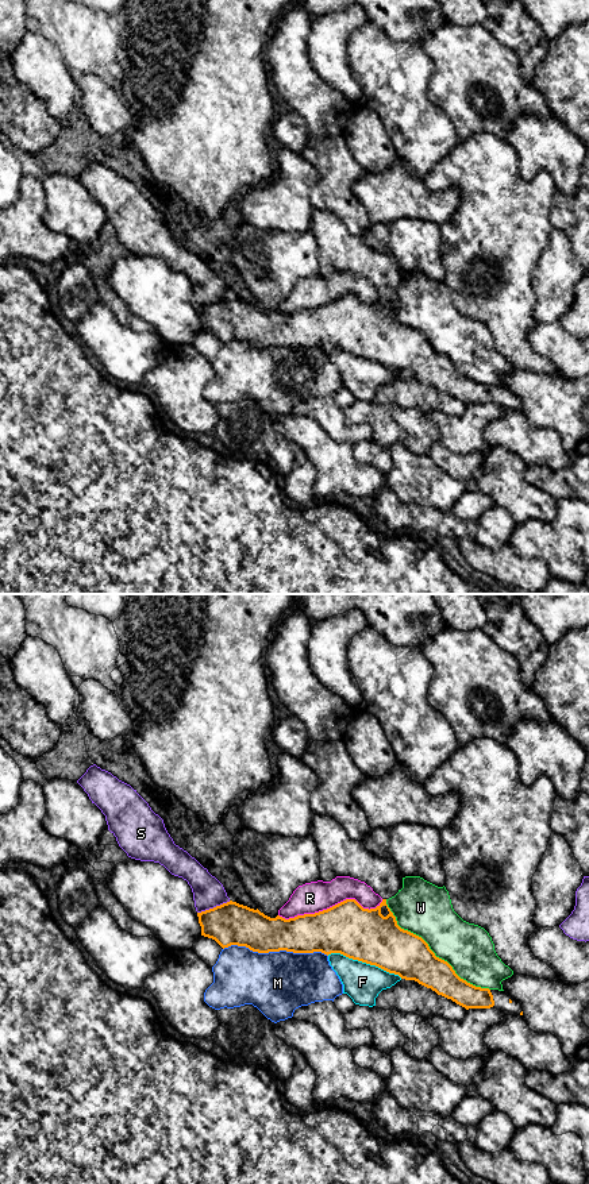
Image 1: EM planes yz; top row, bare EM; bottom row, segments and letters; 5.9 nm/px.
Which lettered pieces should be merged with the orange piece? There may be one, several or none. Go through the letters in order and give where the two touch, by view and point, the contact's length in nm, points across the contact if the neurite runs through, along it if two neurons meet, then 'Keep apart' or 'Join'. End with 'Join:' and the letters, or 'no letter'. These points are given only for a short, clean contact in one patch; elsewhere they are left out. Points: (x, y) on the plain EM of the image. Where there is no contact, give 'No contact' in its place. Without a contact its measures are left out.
F: Touches orange at yz (365, 357). Shared border 460 nm. Keep apart
M: Touches orange at yz (276, 346). Shared border 650 nm. Keep apart
R: Touches orange at yz (330, 303). Shared border 650 nm. Keep apart
S: Touches orange at yz (214, 303). Shared border 220 nm. Keep apart
W: Touches orange at yz (431, 346). Shared border 800 nm. Keep apart
Join: no letter

